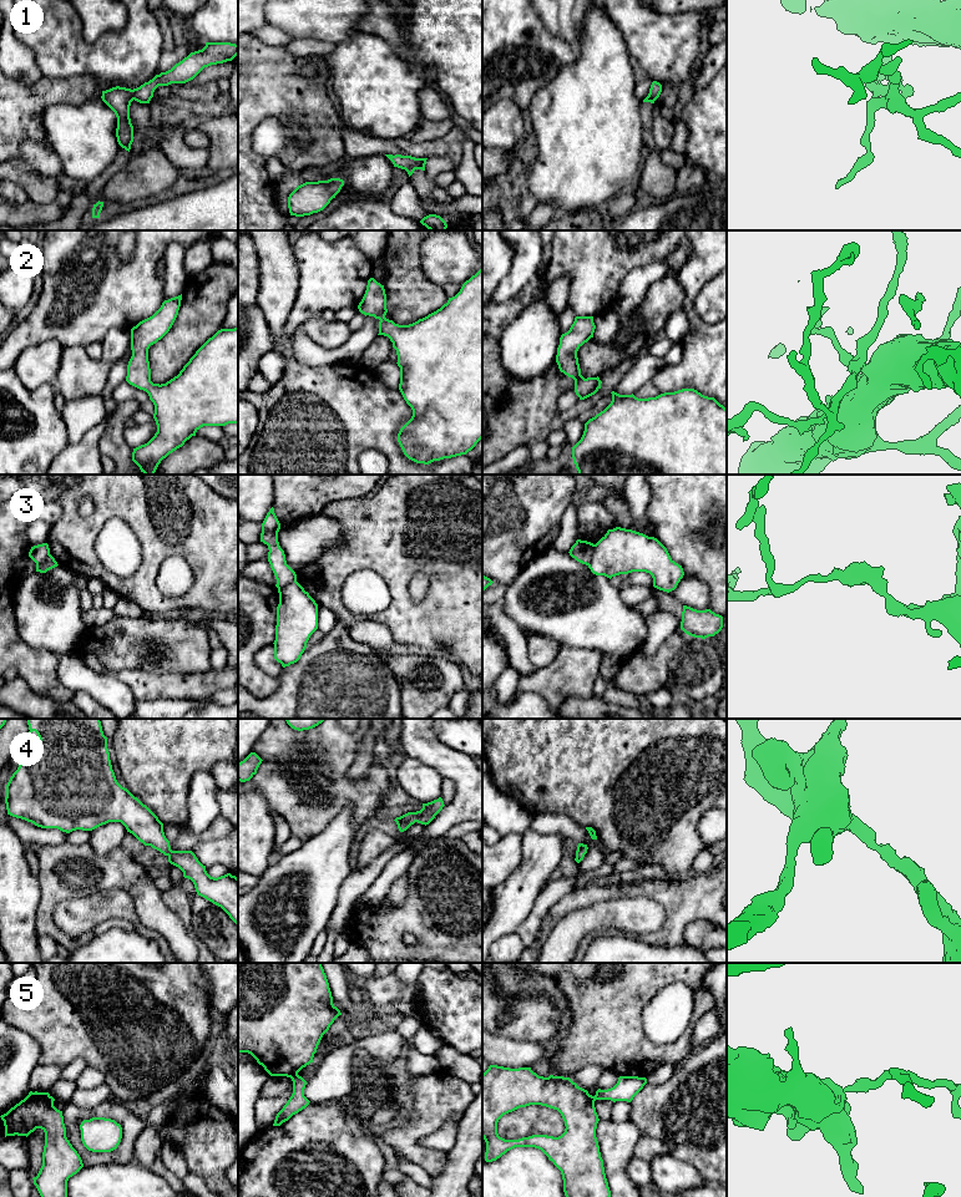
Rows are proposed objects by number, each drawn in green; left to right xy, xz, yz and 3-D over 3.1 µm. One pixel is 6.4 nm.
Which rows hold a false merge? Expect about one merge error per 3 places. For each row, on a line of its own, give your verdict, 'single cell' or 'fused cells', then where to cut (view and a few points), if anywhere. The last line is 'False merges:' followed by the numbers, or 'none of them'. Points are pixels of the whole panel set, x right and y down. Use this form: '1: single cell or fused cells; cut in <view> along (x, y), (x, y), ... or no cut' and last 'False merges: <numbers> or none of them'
1: single cell; no cut
2: single cell; no cut
3: fused cells; cut in yz along (595, 544), (592, 558), (587, 564)
4: single cell; no cut
5: fused cells; cut in xz along (297, 1074), (291, 1078)
False merges: 3, 5

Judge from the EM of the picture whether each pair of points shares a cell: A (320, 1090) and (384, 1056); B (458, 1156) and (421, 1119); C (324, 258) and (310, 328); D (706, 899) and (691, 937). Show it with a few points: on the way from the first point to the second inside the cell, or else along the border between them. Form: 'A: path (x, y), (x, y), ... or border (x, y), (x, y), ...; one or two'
A: path (334, 1071), (338, 1061), (354, 1045), (365, 1045); one
B: border (448, 1152), (444, 1167), (431, 1175); two
C: border (319, 313), (310, 316), (298, 329); two
D: border (713, 922), (691, 922), (684, 929), (684, 942); two

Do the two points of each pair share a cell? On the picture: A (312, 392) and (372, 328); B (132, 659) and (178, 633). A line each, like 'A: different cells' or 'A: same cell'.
A: different cells
B: same cell

